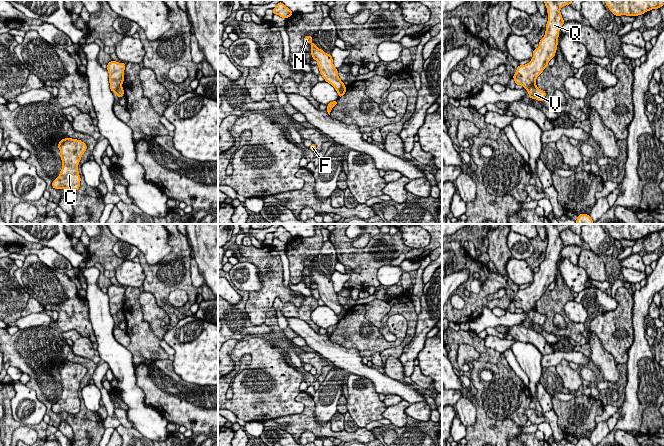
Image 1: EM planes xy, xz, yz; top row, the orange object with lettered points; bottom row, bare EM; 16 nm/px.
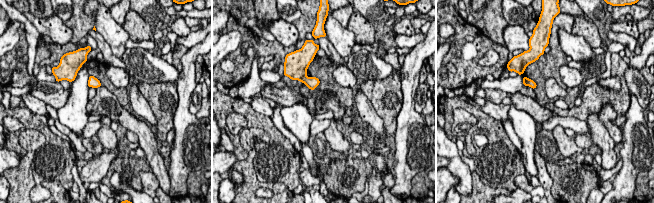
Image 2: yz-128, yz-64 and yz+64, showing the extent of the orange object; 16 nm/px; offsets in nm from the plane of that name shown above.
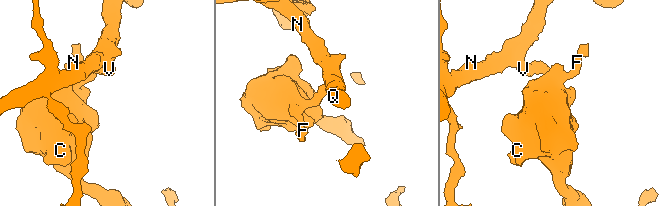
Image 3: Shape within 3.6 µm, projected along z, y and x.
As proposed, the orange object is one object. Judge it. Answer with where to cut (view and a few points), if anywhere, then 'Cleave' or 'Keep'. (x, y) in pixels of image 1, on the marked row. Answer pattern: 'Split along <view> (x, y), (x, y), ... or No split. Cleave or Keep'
Split along yz (535, 84), (531, 85), (527, 90). Cleave

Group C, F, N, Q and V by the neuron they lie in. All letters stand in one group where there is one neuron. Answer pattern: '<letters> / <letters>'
C F V / N Q

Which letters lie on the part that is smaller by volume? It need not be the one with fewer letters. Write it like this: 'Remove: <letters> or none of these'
Remove: C, F, V

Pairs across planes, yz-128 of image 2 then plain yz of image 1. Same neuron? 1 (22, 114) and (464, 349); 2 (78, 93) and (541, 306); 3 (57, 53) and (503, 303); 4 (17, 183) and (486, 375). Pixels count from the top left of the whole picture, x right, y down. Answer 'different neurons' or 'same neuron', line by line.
1: different neurons
2: different neurons
3: same neuron
4: different neurons

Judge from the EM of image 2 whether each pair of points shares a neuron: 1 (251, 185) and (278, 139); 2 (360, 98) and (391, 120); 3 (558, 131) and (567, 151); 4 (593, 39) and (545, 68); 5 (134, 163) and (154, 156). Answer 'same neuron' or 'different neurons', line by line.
1: different neurons
2: different neurons
3: same neuron
4: different neurons
5: different neurons

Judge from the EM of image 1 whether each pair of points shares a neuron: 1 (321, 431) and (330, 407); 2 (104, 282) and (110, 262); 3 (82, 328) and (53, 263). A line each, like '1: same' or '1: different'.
1: different
2: different
3: different

